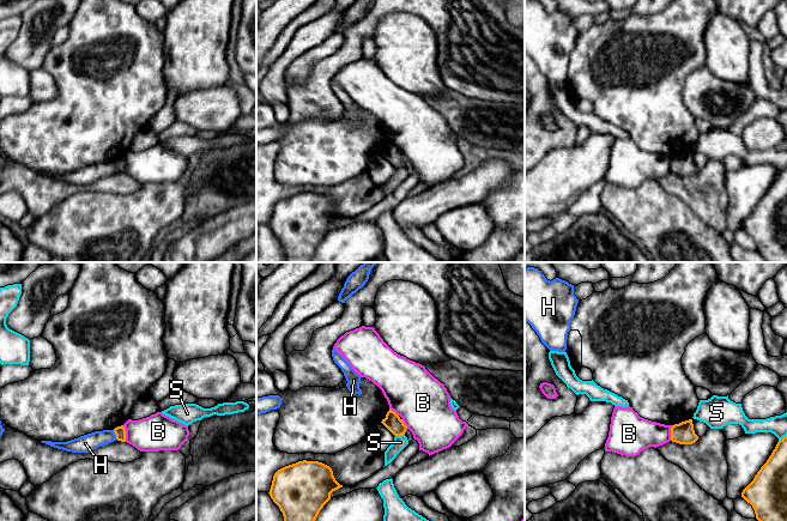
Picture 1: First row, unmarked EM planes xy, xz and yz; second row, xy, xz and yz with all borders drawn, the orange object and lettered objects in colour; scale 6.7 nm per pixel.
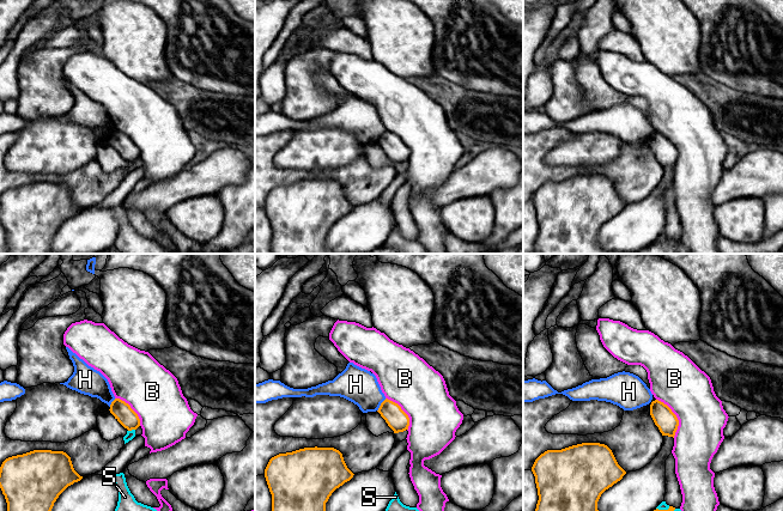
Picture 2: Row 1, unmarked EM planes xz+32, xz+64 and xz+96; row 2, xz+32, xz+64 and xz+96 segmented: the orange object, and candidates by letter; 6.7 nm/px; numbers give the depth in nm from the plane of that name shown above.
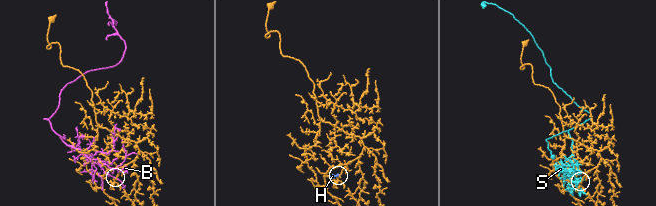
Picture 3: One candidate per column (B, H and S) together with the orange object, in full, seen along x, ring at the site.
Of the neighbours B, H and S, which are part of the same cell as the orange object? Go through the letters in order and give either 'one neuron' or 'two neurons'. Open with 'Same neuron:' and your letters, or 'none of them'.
Same neuron: none of them
B: two neurons
H: two neurons
S: two neurons

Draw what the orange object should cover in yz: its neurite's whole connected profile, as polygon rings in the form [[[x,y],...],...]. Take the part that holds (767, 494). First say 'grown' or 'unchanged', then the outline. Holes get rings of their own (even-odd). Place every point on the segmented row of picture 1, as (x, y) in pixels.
unchanged | [[[787,436],[777,442],[741,497],[752,505],[758,521],[787,521]]]

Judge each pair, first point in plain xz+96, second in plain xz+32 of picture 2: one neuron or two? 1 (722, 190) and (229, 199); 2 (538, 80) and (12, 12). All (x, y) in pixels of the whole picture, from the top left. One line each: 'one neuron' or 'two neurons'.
1: two neurons
2: two neurons

